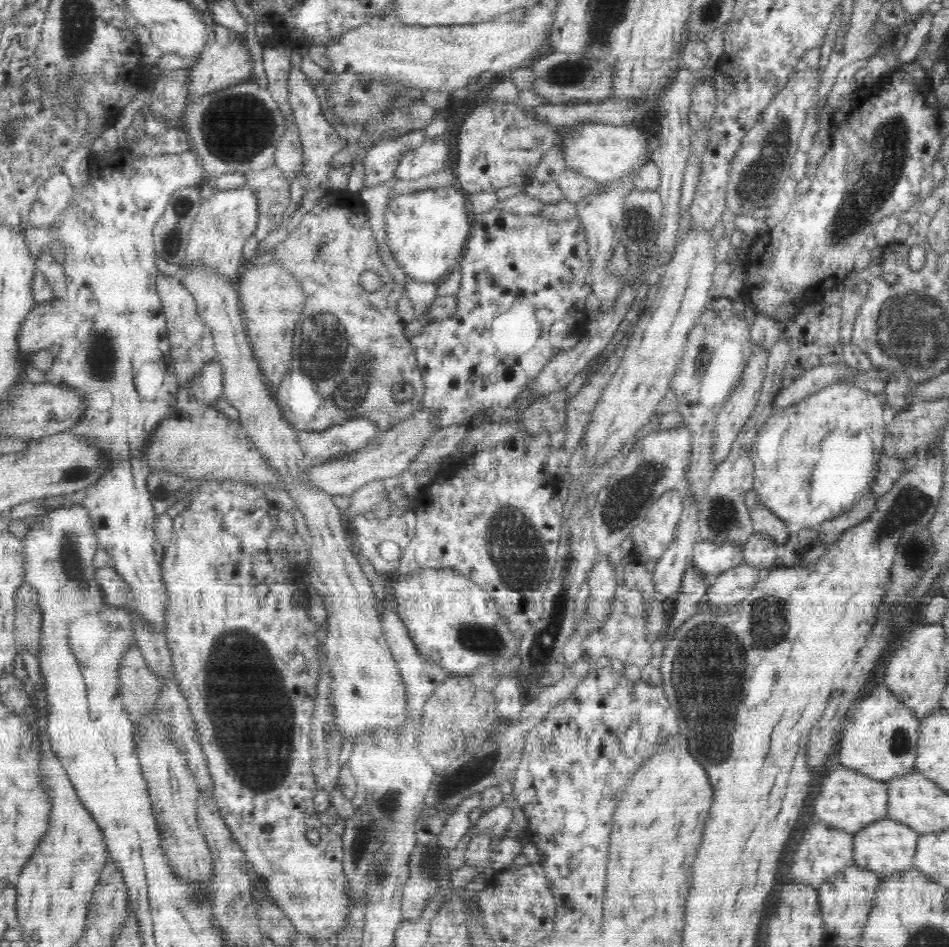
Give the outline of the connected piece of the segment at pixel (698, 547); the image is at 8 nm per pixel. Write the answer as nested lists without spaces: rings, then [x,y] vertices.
[[[699,541],[694,545],[689,562],[693,570],[699,574],[716,577],[743,564],[743,549],[742,546],[733,546],[733,544],[714,546],[709,542]]]

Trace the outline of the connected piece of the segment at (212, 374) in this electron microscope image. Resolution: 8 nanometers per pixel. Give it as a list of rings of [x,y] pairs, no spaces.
[[[218,362],[203,369],[203,374],[190,386],[190,399],[207,406],[213,406],[223,397],[222,369]]]

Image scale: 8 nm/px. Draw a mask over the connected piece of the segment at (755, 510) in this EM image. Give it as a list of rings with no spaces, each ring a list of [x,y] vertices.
[[[761,502],[754,504],[752,508],[747,508],[753,526],[753,534],[763,534],[765,538],[771,540],[778,546],[779,552],[786,546],[792,530],[786,526],[776,515],[766,509]]]

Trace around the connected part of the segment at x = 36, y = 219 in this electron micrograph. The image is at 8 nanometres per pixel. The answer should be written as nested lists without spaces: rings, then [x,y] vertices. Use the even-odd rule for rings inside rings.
[[[62,173],[53,175],[37,193],[26,225],[38,229],[52,224],[68,206],[72,196],[73,188],[69,178]]]

